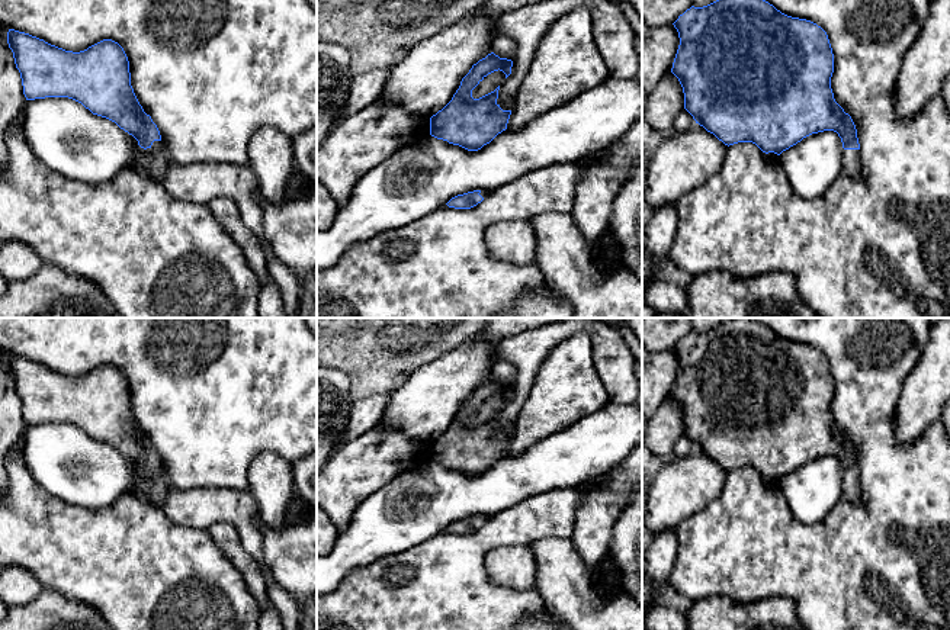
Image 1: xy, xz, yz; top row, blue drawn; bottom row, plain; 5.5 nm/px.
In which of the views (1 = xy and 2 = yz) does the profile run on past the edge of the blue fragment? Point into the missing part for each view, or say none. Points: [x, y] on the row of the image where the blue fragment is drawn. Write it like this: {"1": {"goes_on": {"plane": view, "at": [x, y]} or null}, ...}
{"1": {"goes_on": {"plane": "xy", "at": [154, 163]}}, "2": {"goes_on": {"plane": "yz", "at": [851, 167]}}}

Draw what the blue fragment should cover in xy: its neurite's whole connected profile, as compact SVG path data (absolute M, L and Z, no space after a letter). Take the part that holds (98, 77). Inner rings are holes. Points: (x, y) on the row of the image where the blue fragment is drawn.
M9 29L7 44L26 100L68 97L93 115L115 122L144 150L138 171L163 184L170 160L157 125L134 93L129 61L118 42L103 39L84 51L73 52Z

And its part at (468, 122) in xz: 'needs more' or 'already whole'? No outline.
already whole

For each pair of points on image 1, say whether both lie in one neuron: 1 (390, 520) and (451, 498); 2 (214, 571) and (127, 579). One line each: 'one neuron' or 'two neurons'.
1: one neuron
2: one neuron

